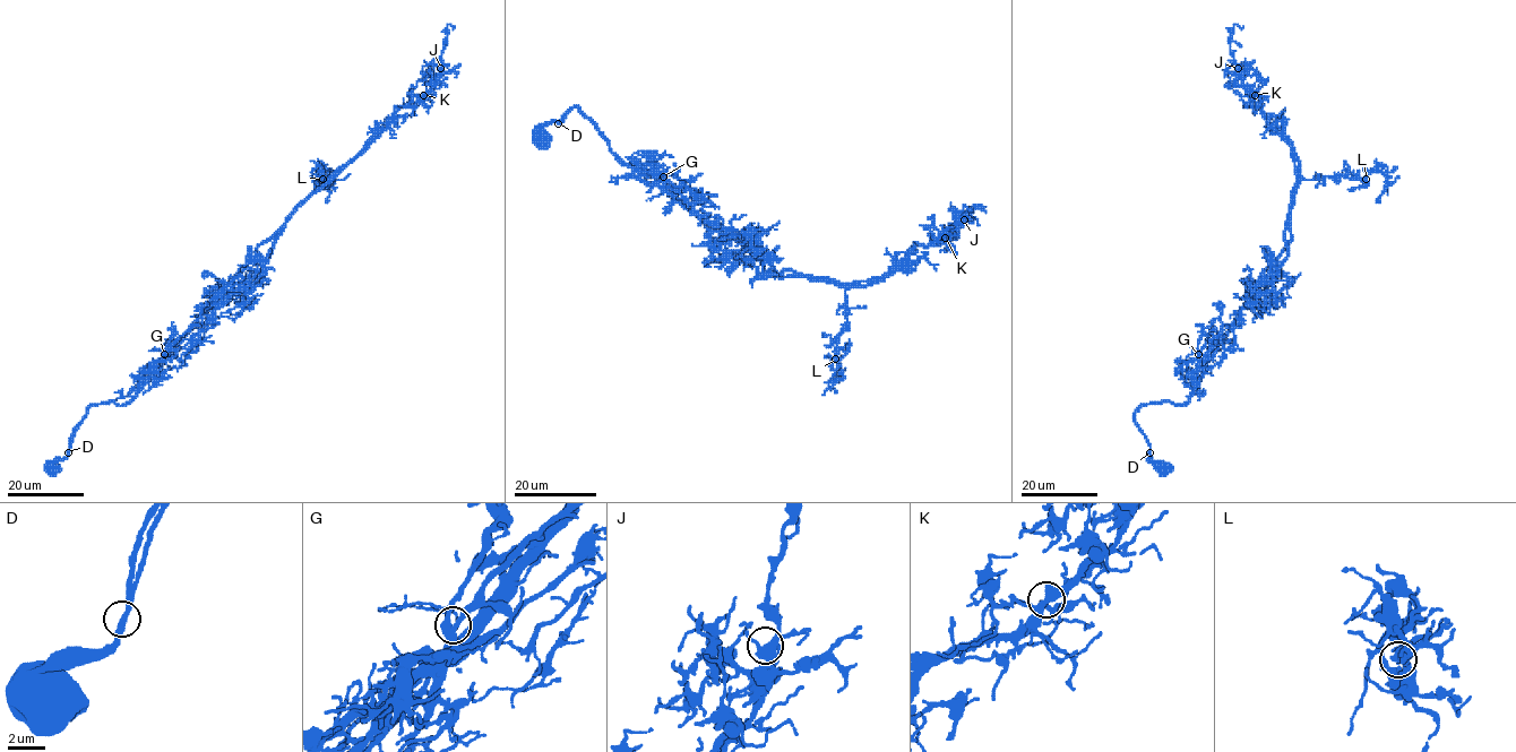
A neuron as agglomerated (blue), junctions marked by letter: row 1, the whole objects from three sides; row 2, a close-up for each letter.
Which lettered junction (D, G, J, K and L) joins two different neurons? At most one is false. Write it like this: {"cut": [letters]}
{"cut": ["D"]}

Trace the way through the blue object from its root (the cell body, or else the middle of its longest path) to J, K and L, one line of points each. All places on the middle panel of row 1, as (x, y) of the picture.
J: (542, 139), (544, 126), (577, 106), (627, 165), (742, 243), (773, 276), (883, 278), (964, 219)
K: (542, 139), (544, 126), (577, 106), (627, 165), (742, 243), (773, 276), (883, 278), (918, 245), (945, 238)
L: (542, 139), (544, 126), (577, 106), (627, 165), (742, 243), (766, 273), (836, 281), (846, 325), (835, 359)

